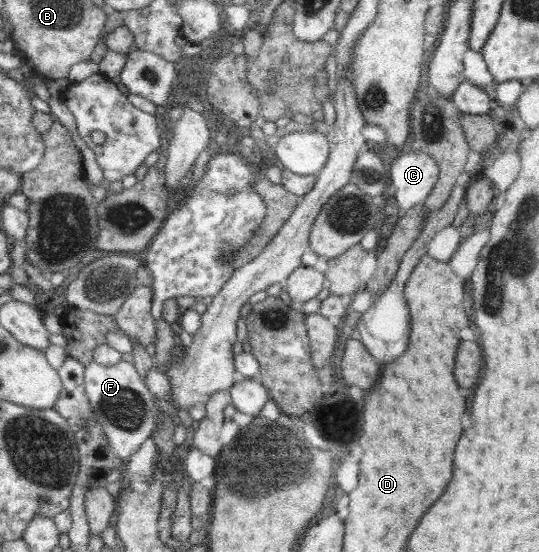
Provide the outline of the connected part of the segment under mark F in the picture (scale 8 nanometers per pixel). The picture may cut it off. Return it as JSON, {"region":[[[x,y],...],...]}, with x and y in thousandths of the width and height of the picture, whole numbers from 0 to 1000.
{"region":[[[176,652],[163,658],[156,672],[156,703],[210,824],[228,835],[243,830],[288,781],[288,716],[276,710],[250,663],[232,652],[204,663]]]}

